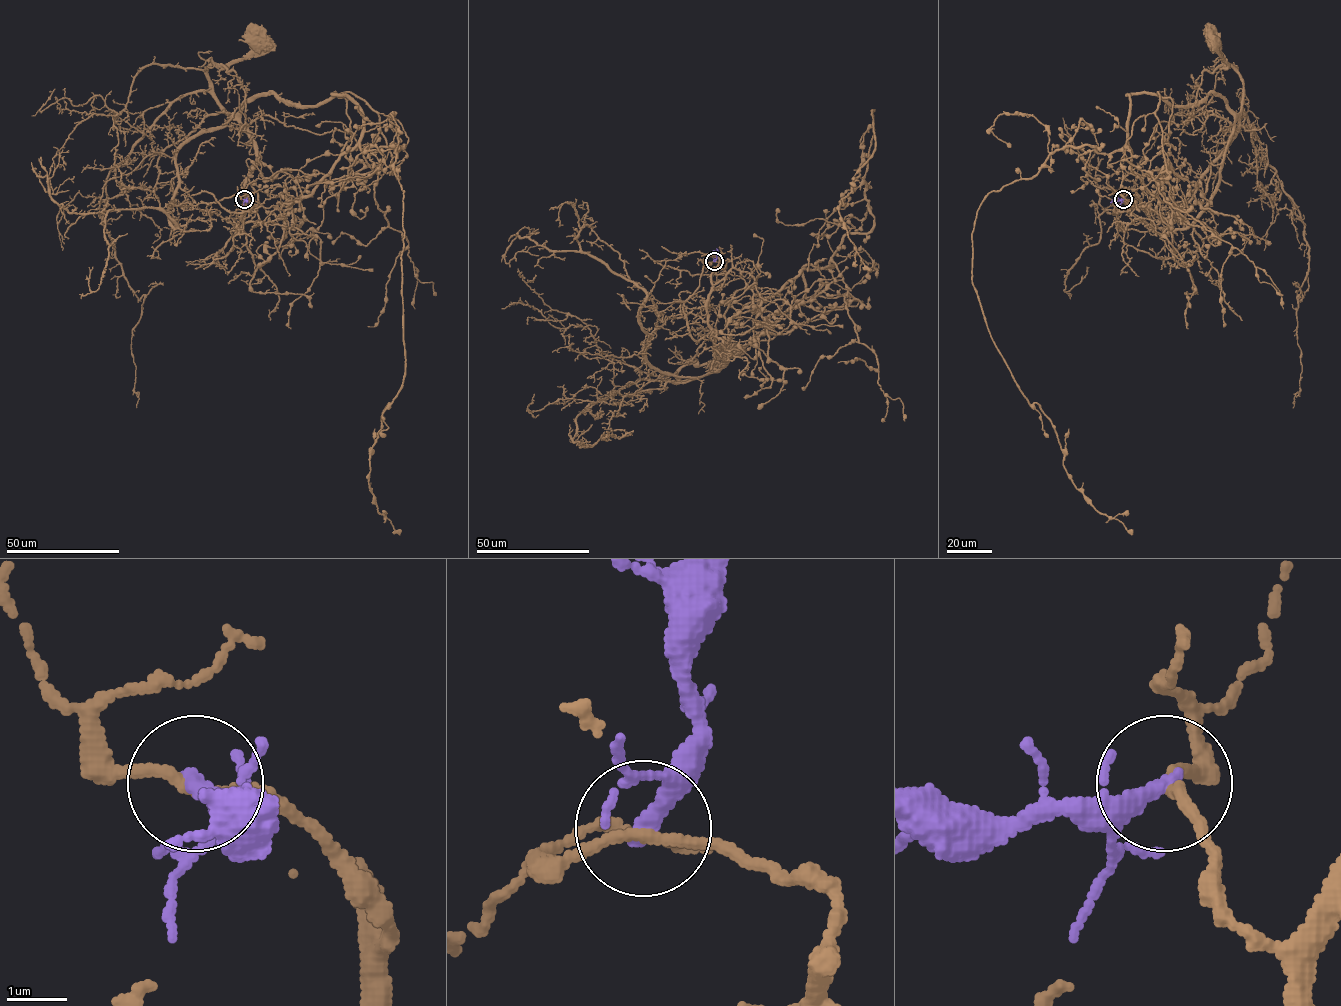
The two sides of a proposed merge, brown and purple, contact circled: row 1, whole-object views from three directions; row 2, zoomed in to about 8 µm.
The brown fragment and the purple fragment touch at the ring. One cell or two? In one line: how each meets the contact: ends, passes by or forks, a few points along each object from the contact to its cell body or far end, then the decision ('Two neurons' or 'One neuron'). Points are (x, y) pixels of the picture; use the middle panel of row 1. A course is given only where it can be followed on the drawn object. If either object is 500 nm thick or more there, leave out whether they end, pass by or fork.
At the ring brown passes by. At the ring purple ends. Course of brown: (715, 261), (721, 264), (711, 275), (707, 323), (714, 353), (725, 362), (697, 378), (677, 375), (726, 351). Course of purple: (715, 261), (716, 248). Two neurons

